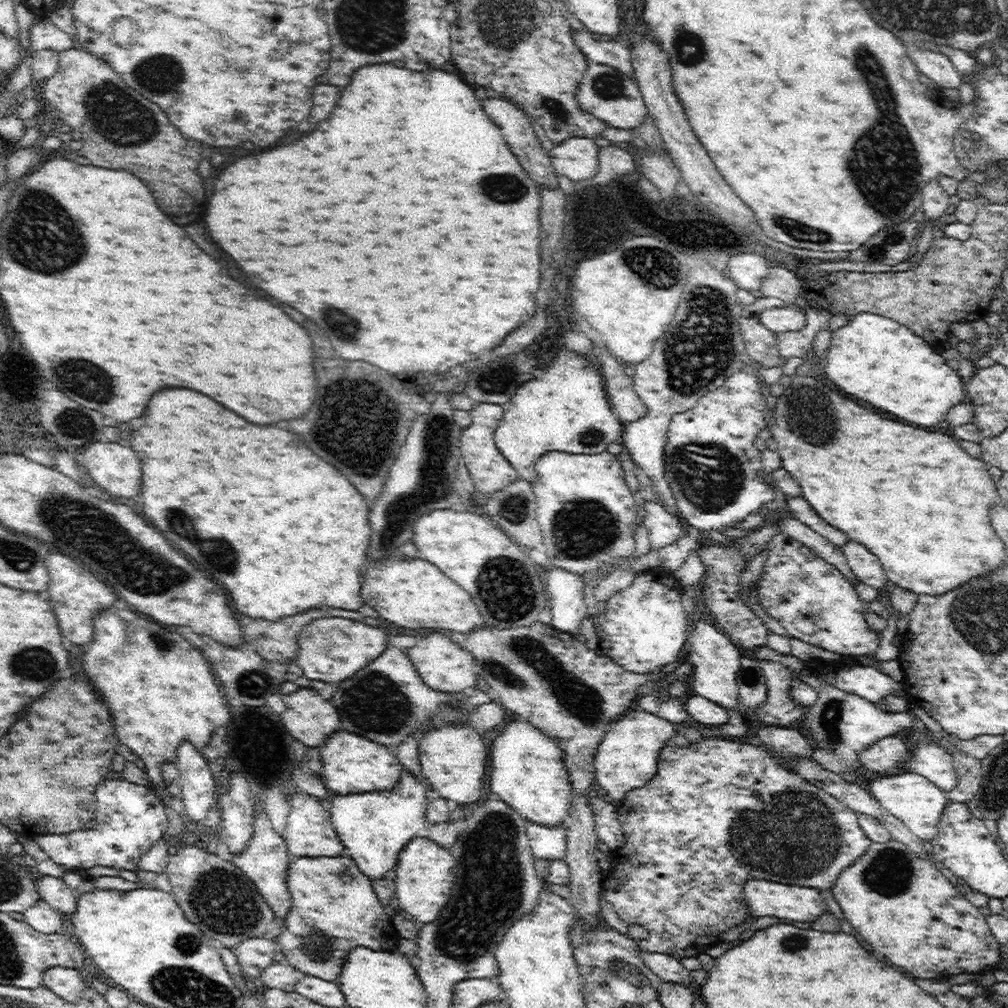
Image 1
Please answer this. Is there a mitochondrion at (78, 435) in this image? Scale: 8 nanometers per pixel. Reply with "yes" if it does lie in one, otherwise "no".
yes

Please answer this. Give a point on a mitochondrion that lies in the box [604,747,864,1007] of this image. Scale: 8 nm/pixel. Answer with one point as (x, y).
(792, 834)

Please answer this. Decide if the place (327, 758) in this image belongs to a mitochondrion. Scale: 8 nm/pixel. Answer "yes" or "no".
no

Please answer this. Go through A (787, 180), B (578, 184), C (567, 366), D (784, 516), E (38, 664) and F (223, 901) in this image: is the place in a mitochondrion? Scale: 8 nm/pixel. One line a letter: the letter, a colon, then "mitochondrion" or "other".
A: other
B: other
C: other
D: other
E: mitochondrion
F: mitochondrion

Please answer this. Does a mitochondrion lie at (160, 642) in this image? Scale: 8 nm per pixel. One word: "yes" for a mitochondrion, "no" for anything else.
yes

